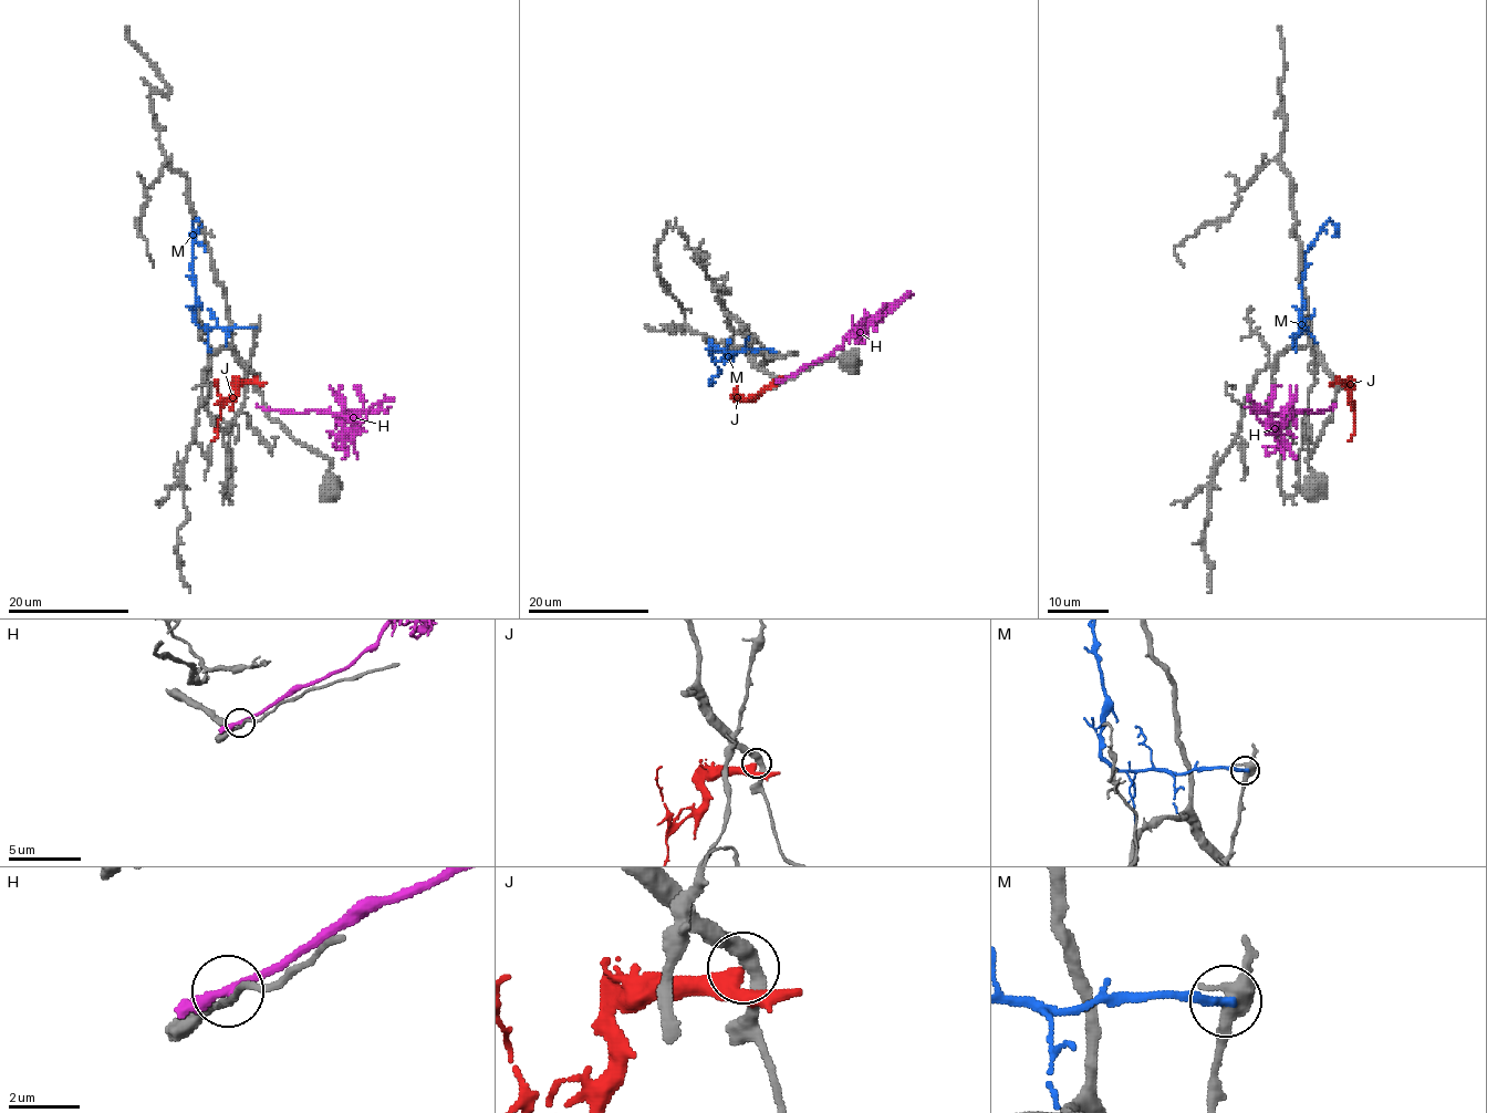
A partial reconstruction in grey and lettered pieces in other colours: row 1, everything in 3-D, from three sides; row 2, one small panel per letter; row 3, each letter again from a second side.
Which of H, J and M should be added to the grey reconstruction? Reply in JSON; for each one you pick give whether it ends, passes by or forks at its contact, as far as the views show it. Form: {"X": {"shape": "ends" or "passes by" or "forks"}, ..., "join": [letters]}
{"join": []}

